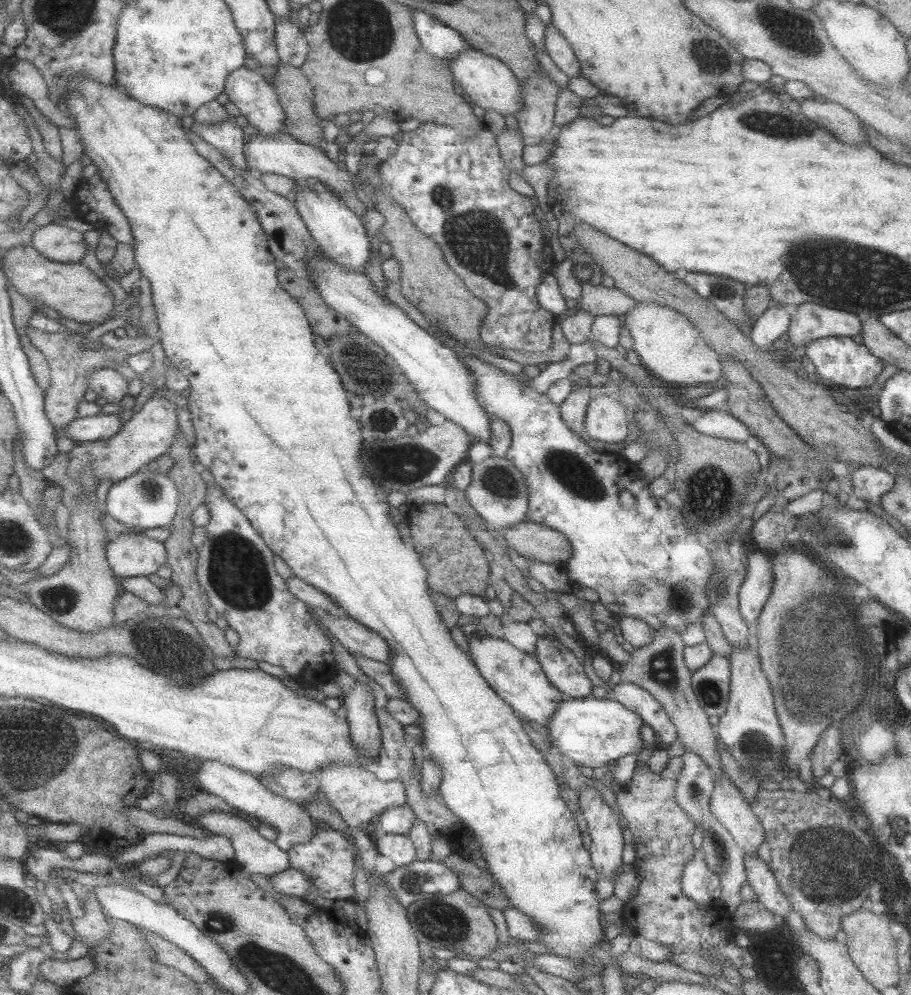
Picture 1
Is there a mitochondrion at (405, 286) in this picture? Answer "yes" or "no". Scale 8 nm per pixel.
no

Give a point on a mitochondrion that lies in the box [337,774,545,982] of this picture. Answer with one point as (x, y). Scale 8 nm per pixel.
(440, 921)

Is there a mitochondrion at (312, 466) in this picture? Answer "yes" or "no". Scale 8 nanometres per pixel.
no

